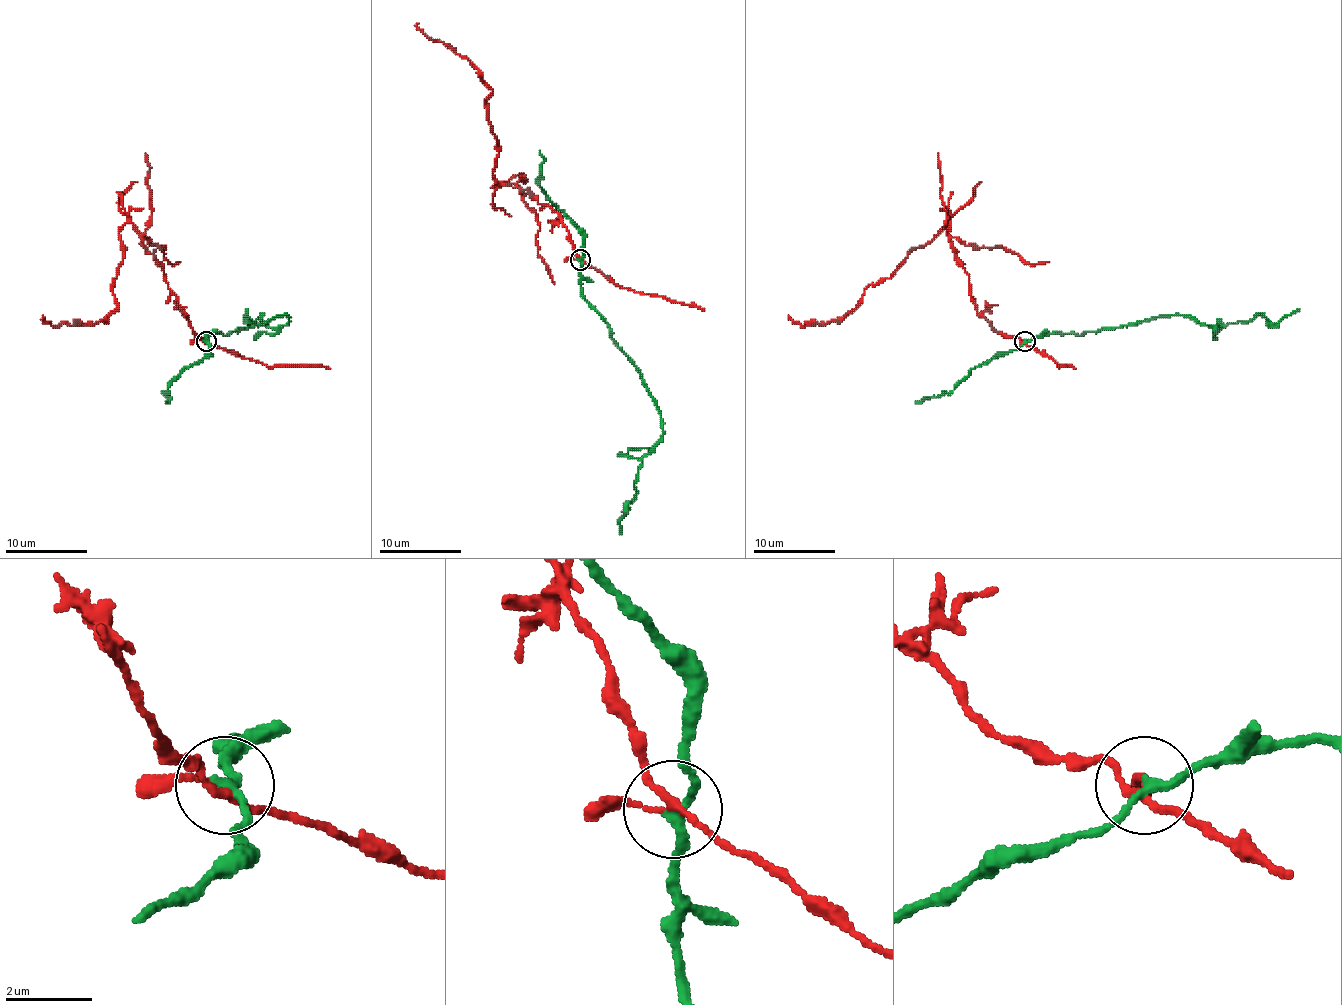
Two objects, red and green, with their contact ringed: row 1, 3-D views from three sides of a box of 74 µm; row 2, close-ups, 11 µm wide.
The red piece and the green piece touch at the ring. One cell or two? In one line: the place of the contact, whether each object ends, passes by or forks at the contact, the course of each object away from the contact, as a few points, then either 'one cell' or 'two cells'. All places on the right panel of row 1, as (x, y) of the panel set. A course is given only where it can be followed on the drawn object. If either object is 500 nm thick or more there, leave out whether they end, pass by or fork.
at (1025, 341); red forks there; green passes by; red runs (1024, 342), (977, 311), (948, 223), (856, 307), (825, 323), (800, 325), (788, 315); green runs (1024, 342), (1061, 333), (1079, 335), (1168, 315), (1190, 317), (1221, 327), (1258, 315), (1278, 323), (1299, 309); two cells

